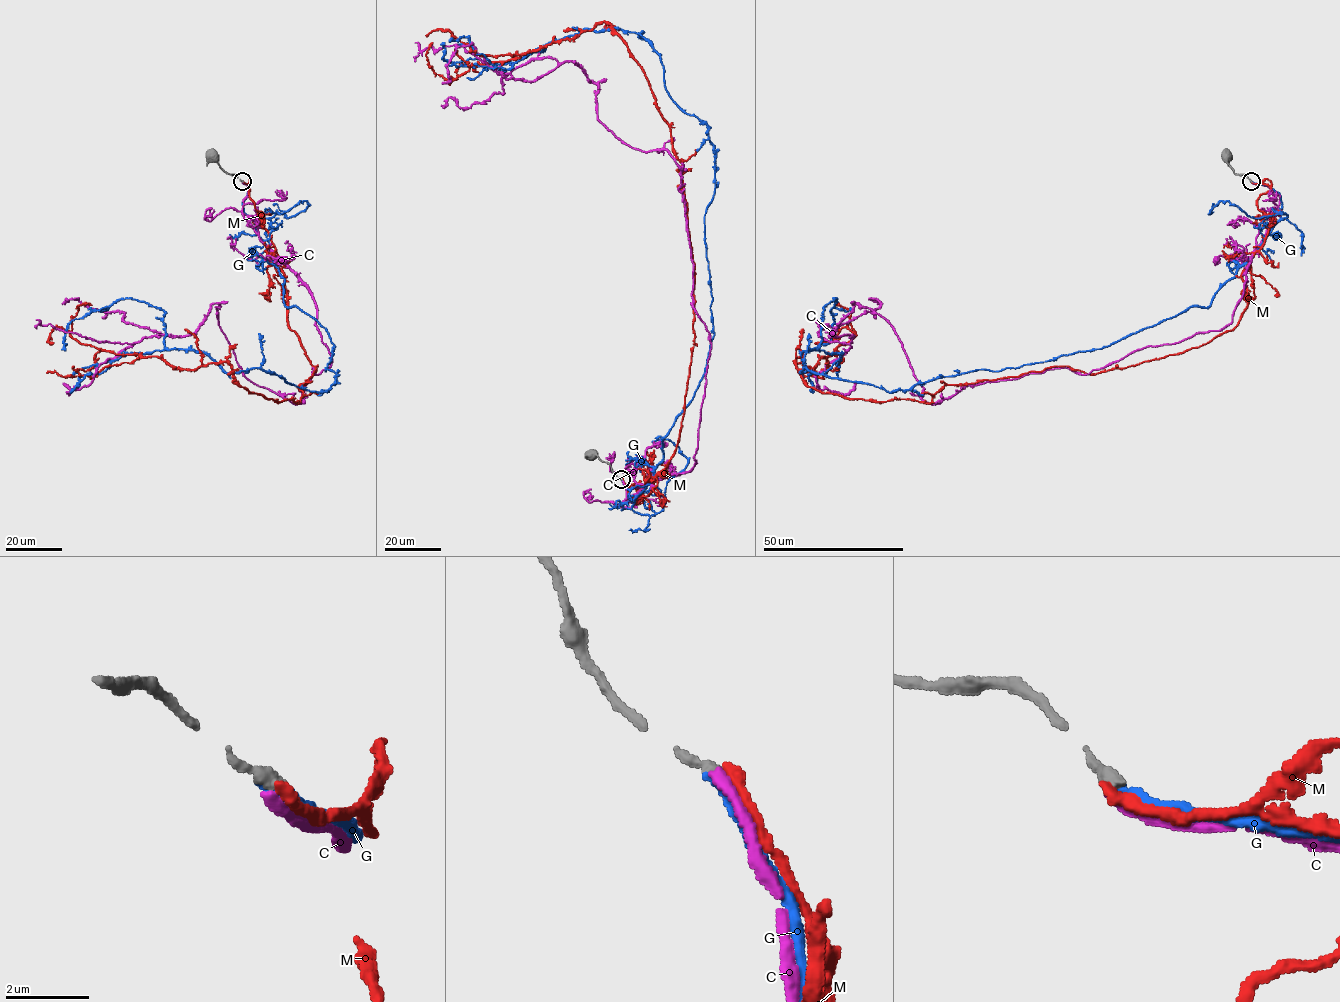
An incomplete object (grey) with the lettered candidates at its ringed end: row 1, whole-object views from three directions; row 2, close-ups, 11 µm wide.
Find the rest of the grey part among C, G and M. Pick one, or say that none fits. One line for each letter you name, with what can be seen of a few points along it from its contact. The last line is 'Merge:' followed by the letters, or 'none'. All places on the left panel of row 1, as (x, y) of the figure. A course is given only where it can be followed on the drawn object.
G: course (242, 181), (283, 304), (334, 346), (328, 390), (167, 349), (165, 313), (136, 299), (73, 319), (65, 350)
Merge: G

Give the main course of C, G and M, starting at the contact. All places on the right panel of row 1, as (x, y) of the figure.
C: (1251, 182), (1278, 213), (1218, 330), (931, 404), (855, 303), (816, 382), (855, 383)
G: (1251, 181), (1281, 202), (1264, 243), (1207, 307), (1107, 346), (889, 392), (800, 373), (835, 298), (814, 350)
M: (1251, 181), (1270, 188), (1247, 308), (1199, 347), (927, 403), (809, 387), (794, 362), (854, 333), (814, 343)

